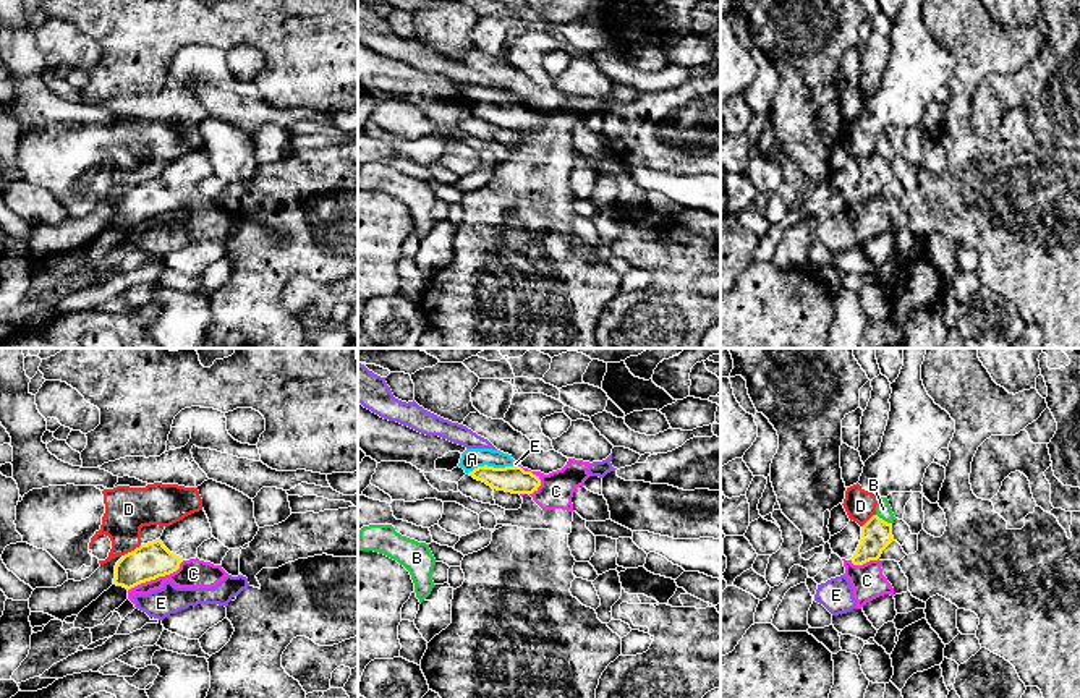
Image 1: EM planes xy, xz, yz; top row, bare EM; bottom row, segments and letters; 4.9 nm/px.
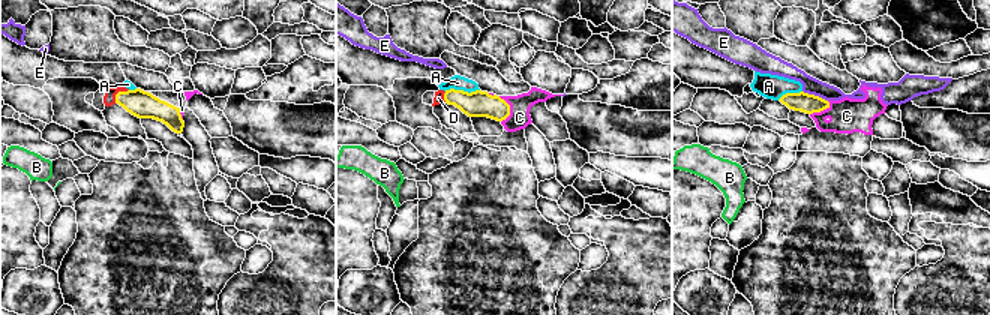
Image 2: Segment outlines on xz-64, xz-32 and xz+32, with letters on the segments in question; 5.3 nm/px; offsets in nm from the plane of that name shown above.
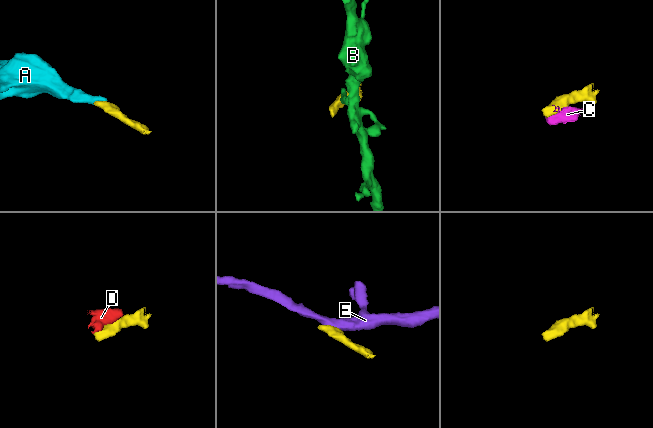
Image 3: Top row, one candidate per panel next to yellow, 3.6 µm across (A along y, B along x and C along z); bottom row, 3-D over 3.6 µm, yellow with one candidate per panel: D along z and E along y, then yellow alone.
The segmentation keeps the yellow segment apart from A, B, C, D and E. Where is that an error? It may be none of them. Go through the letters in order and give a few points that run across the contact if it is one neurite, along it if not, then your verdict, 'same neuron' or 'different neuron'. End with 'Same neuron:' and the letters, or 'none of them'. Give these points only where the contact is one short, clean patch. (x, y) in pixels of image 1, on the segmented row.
A: xz (515, 480), (489, 467), (471, 459) | same neuron
B: yz (876, 514), (889, 523) | different neuron
C: xy (183, 561), (175, 570), (141, 582), (128, 590) | different neuron
D: xy (141, 544), (123, 556) | different neuron
E: xz (515, 463), (522, 468) | different neuron
Same neuron: A

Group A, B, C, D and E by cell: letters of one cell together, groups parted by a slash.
A / B / C E / D

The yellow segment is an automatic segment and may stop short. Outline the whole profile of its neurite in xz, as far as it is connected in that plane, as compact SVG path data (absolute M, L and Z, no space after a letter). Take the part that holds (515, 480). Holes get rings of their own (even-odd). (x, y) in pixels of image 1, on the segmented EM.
M466 449L460 468L492 489L512 494L533 494L541 486L539 476L515 465L512 455L492 449Z

